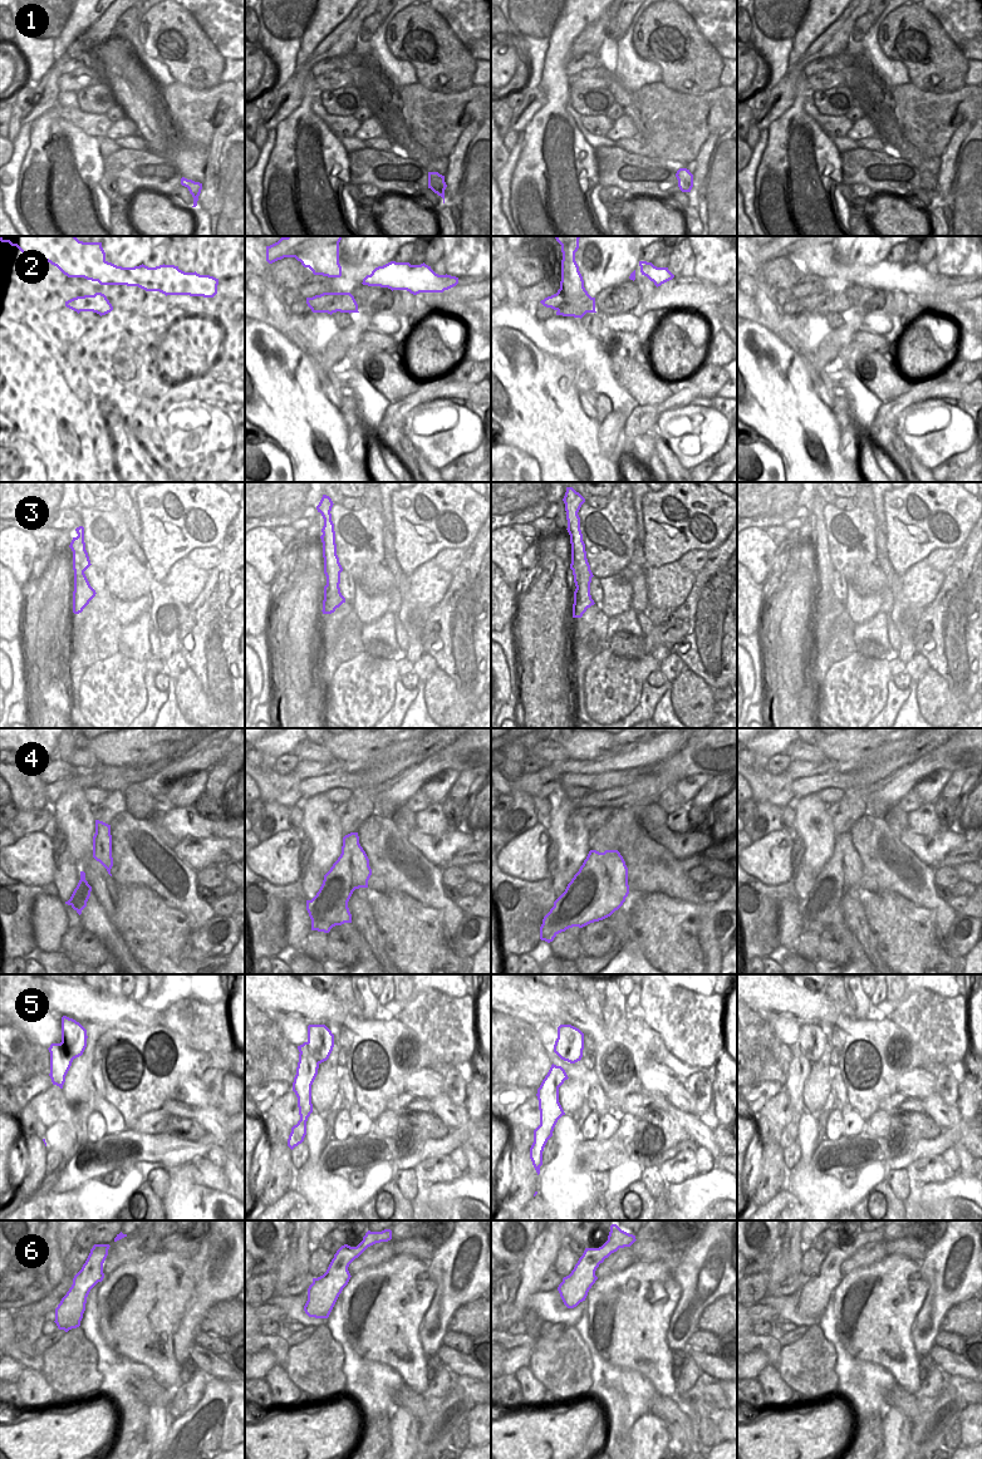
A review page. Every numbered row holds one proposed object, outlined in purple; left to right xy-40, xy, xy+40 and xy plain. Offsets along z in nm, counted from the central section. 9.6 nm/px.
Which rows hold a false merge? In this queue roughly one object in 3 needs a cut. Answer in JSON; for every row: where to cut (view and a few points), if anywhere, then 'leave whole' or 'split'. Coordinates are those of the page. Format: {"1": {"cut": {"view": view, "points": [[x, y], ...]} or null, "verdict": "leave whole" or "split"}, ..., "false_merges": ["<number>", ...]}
{"1": {"cut": null, "verdict": "leave whole"}, "2": {"cut": {"view": "xy+40", "points": [[559, 289], [569, 303], [568, 308]]}, "verdict": "split"}, "3": {"cut": null, "verdict": "leave whole"}, "4": {"cut": null, "verdict": "leave whole"}, "5": {"cut": {"view": "xy-40", "points": [[50, 1054], [58, 1054], [64, 1050], [73, 1059]]}, "verdict": "split"}, "6": {"cut": null, "verdict": "leave whole"}, "false_merges": ["2", "5"]}

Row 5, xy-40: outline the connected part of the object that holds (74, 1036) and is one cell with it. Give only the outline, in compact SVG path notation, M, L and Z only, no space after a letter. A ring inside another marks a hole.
M63 1016L62 1042L51 1043L48 1050L50 1055L59 1053L62 1050L64 1050L74 1060L83 1055L87 1047L87 1038L87 1030L79 1022L67 1016Z

